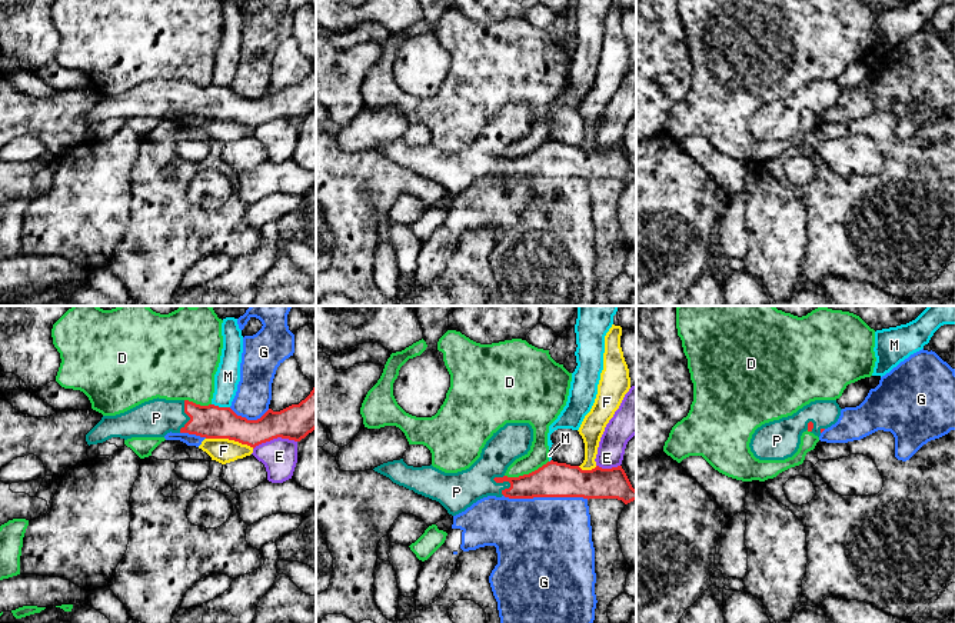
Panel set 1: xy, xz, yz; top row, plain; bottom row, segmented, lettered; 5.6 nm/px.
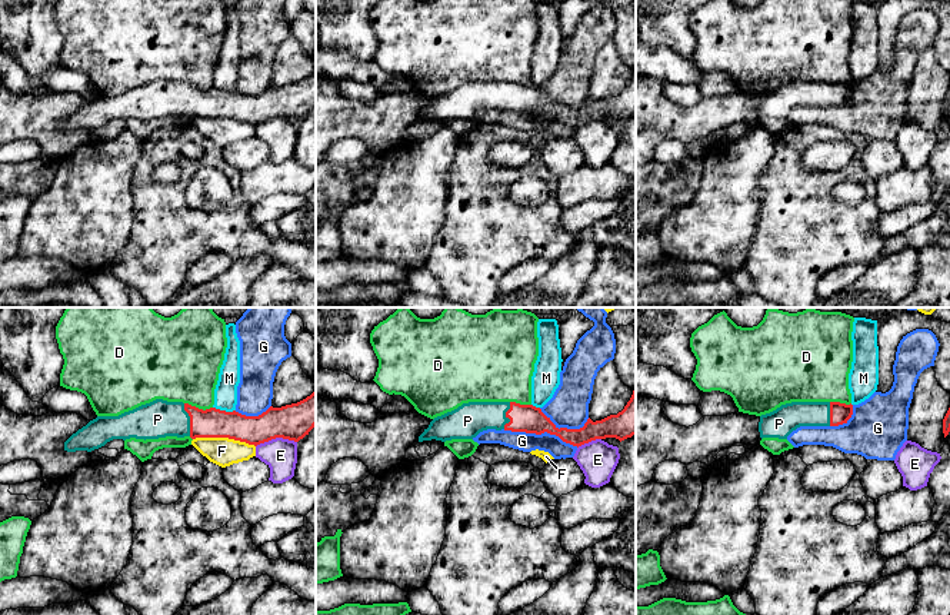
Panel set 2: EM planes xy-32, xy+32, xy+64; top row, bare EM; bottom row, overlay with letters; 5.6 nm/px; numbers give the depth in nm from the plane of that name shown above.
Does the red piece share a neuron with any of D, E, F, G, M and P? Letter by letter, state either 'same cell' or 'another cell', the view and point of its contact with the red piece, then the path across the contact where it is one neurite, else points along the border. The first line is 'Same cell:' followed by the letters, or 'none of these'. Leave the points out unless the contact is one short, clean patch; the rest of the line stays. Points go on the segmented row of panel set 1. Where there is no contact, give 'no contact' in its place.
Same cell: P
D: another cell | xz (526, 475) | along xz (548, 460), (528, 473), (505, 476)
E: another cell | xy (275, 437) | along xy (296, 440), (275, 437), (259, 443), (253, 449)
F: another cell | xy (230, 439)
G: another cell | xz (546, 496)
M: another cell | xy (220, 407) | along xy (212, 403), (229, 407)
P: same cell | xz (506, 480) | across xz (551, 480), (506, 480), (513, 440)

